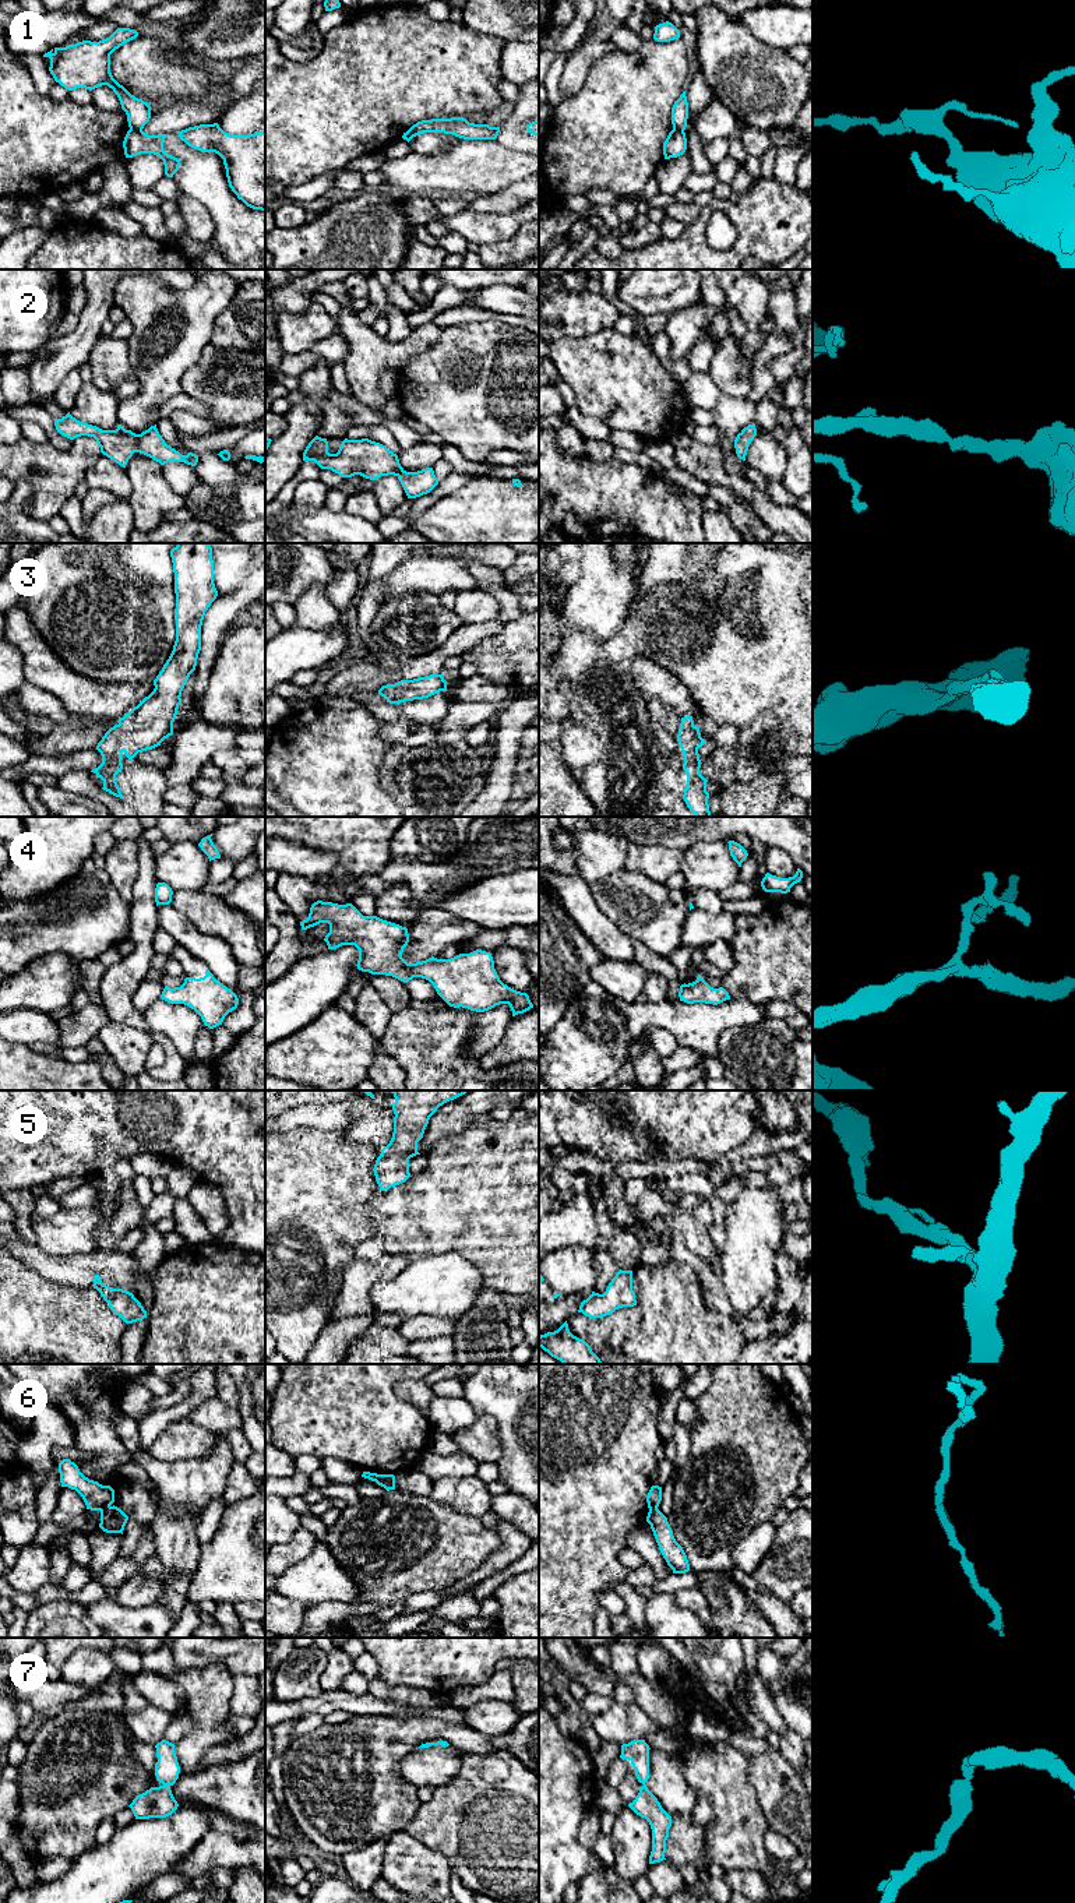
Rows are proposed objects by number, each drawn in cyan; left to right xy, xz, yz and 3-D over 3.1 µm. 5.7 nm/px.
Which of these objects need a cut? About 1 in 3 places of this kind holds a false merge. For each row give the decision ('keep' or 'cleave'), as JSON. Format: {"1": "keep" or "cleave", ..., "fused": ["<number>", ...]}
{"1": "cleave", "2": "keep", "3": "keep", "4": "keep", "5": "keep", "6": "cleave", "7": "keep", "fused": ["1", "6"]}

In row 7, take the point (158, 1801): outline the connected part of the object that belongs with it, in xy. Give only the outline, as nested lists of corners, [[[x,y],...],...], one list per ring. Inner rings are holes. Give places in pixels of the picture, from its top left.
[[[162,1740],[155,1745],[158,1762],[155,1763],[155,1776],[159,1787],[151,1787],[137,1795],[128,1805],[135,1819],[166,1818],[172,1815],[179,1804],[169,1789],[176,1783],[180,1773],[175,1744]]]

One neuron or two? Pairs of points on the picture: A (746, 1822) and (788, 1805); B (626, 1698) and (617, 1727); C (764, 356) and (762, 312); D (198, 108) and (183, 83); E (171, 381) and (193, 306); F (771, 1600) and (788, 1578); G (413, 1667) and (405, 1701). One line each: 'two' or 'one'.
A: two
B: two
C: two
D: two
E: one
F: two
G: two

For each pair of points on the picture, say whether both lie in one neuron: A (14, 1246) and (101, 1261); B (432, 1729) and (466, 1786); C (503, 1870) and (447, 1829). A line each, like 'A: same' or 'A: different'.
A: same
B: different
C: same

